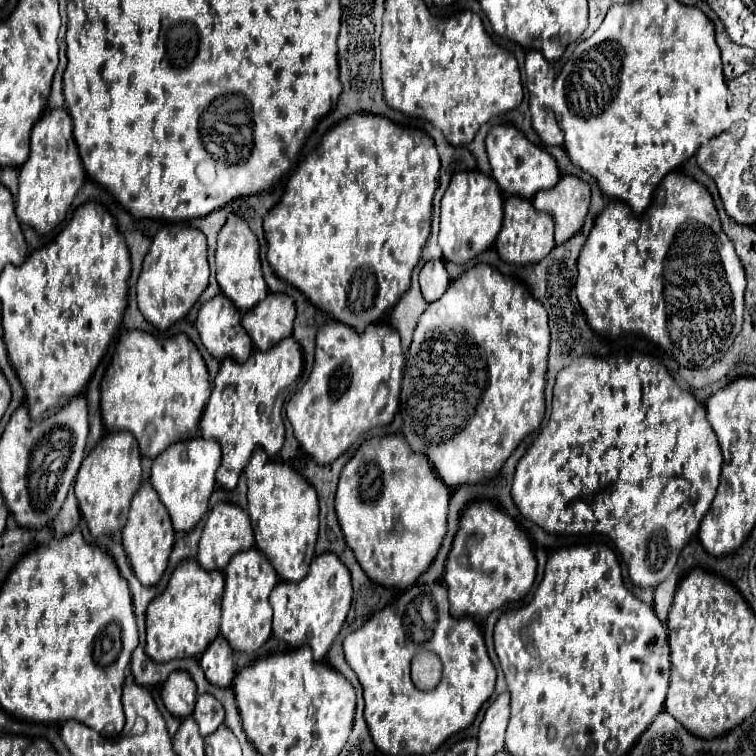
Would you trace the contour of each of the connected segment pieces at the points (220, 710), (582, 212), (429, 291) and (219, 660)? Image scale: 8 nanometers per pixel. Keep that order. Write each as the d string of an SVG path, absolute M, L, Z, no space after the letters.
M210 693L198 695L196 707L194 707L194 719L200 725L202 737L206 737L206 735L214 733L218 729L218 725L224 721L224 707Z
M564 175L556 187L536 193L534 207L550 213L556 223L556 243L568 241L582 229L590 205L590 187L574 175Z
M442 259L428 261L420 269L420 289L422 289L422 295L424 295L424 299L428 303L432 303L438 297L442 297L442 293L448 287L448 283L450 283L450 275L448 275Z
M218 635L202 653L200 657L200 665L206 673L206 679L216 685L216 687L230 687L232 679L234 679L234 653L232 647L228 645L228 641Z

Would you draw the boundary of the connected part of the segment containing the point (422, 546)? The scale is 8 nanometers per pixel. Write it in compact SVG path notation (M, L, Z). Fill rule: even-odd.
M402 435L370 437L366 439L356 455L344 465L336 491L336 515L344 533L346 543L352 547L354 557L368 577L380 585L410 589L420 573L428 569L436 557L442 539L446 535L446 515L448 515L450 489L436 477L428 457L410 449Z

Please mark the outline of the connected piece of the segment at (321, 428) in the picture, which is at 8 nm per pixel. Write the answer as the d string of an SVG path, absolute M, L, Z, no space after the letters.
M328 321L324 329L320 329L320 333L316 335L312 373L286 407L286 417L294 429L294 437L304 447L304 451L318 465L328 465L336 461L358 439L358 435L362 435L372 427L388 425L398 411L402 369L404 369L404 353L400 349L400 335L390 325L372 323L364 333L356 333L356 329L348 325Z

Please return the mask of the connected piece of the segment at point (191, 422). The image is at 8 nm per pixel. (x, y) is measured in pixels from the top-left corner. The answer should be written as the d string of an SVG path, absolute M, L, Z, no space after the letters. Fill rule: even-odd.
M126 331L118 339L116 351L112 355L112 361L106 369L106 375L100 385L102 421L108 431L130 431L140 445L140 453L150 459L156 459L168 445L172 445L176 441L186 441L186 439L192 439L198 435L198 423L200 423L204 405L208 403L210 391L212 389L210 389L210 381L208 381L206 363L202 359L200 351L196 349L196 345L184 333L180 333L172 339L160 341L146 331ZM148 421L152 421L156 425L156 435L152 439L146 439L142 433L142 429Z

